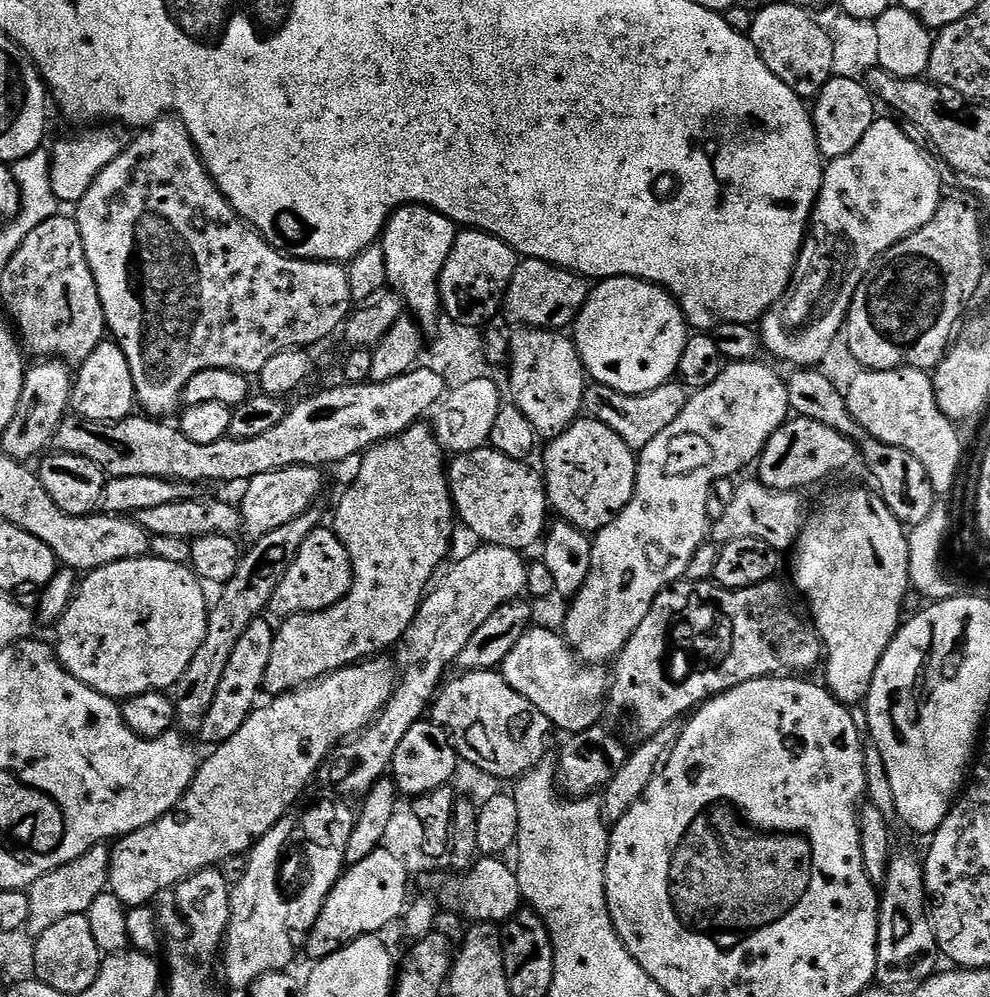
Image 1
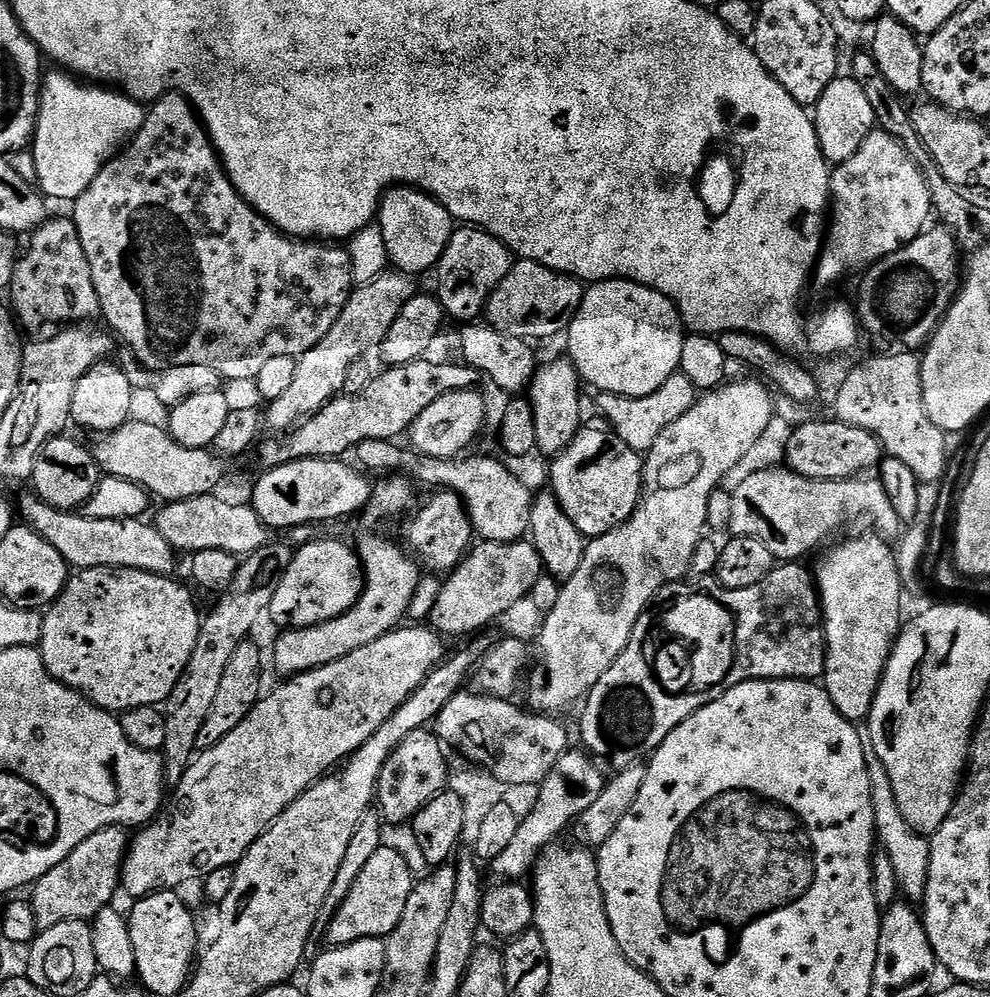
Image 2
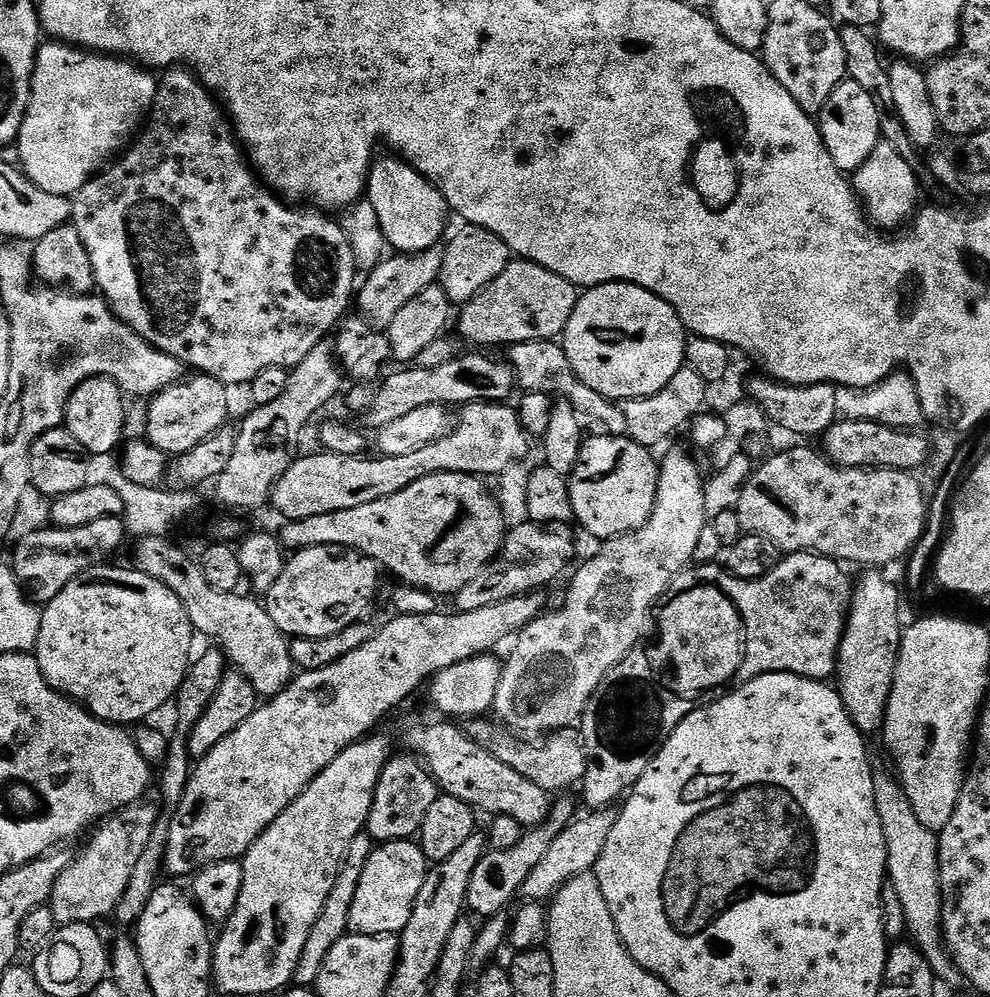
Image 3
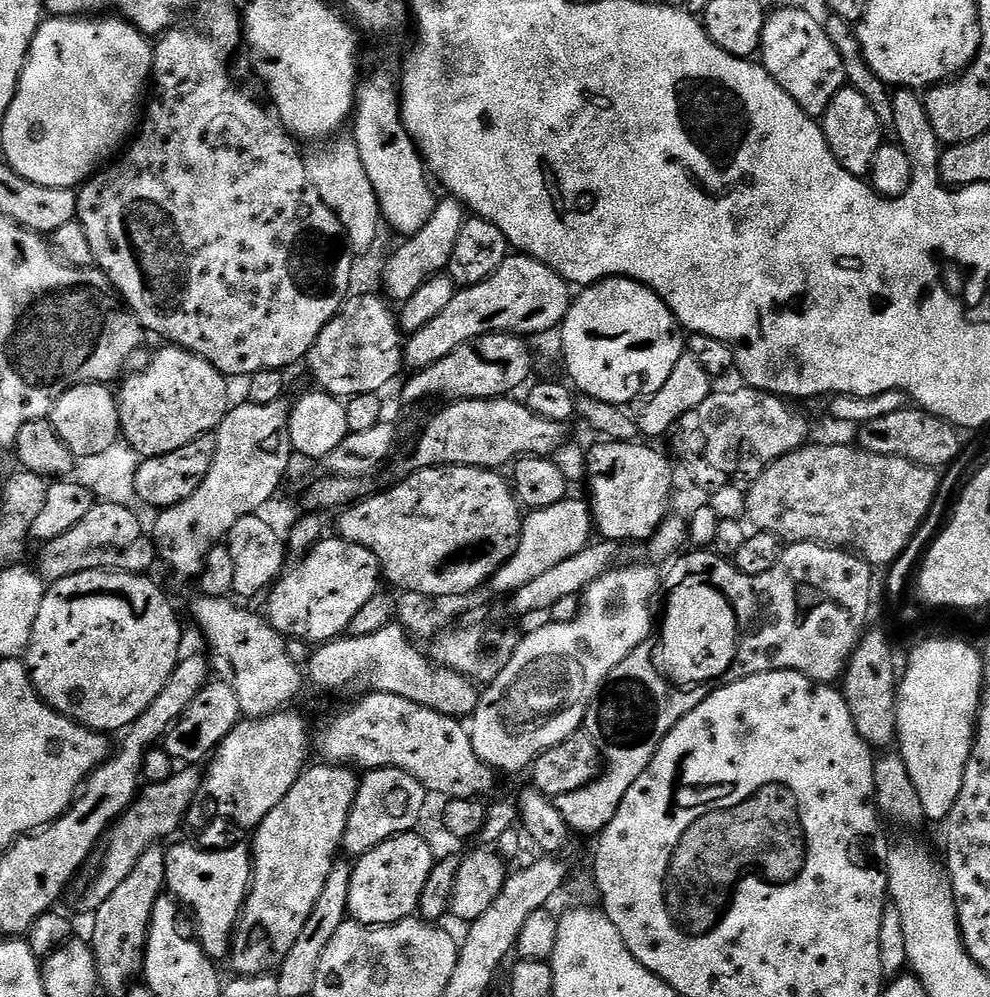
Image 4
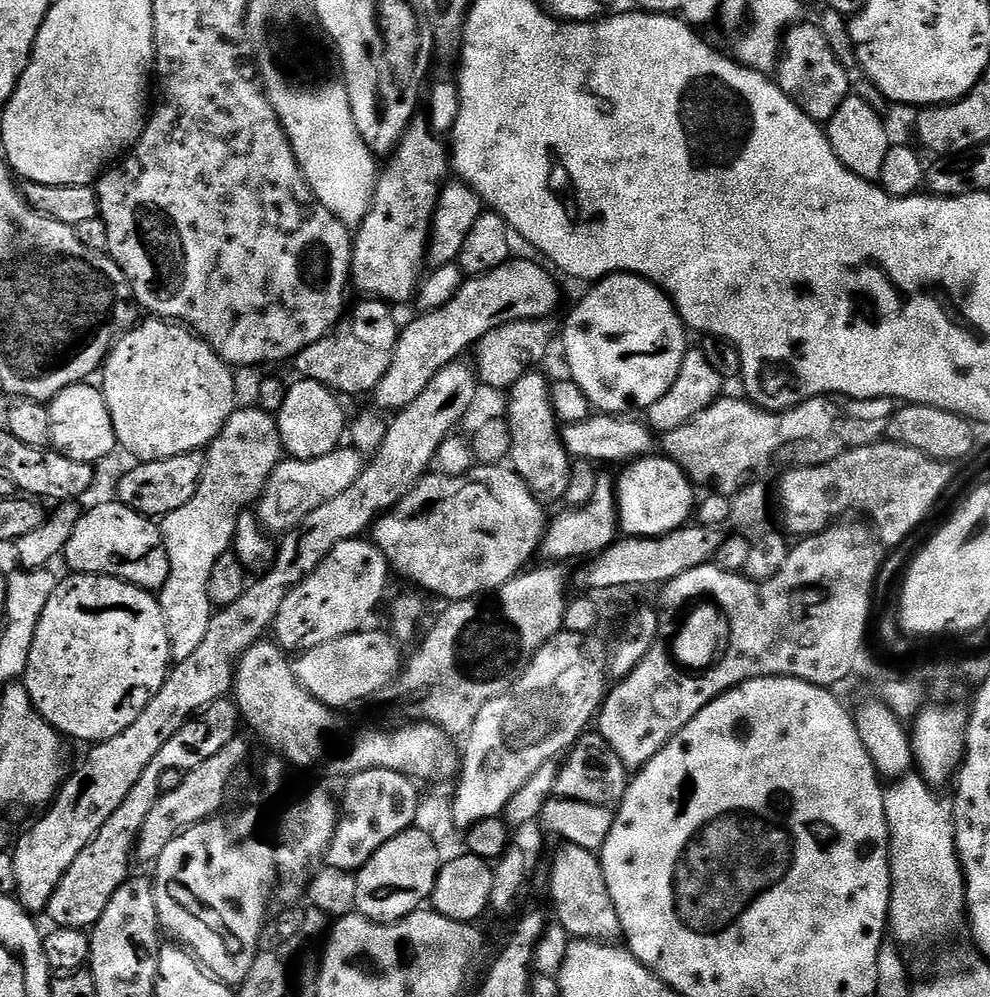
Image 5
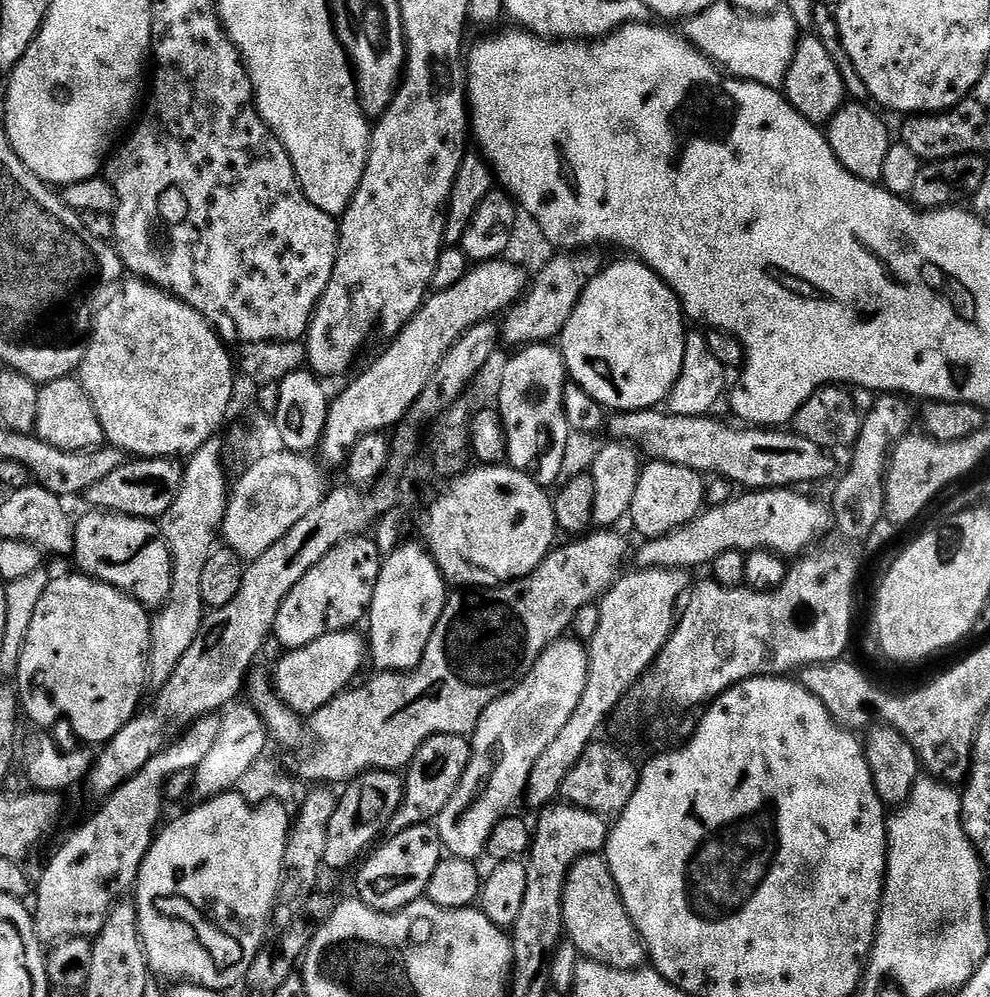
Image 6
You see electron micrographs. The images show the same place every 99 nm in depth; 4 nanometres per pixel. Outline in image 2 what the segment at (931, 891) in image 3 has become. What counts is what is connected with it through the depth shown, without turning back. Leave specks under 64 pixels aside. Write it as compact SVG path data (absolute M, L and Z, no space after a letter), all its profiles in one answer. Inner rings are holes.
M871 750L866 751L866 766L870 774L870 794L876 819L876 835L883 849L889 852L897 875L899 891L909 901L923 901L928 871L930 870L930 850L932 845L927 835L914 831L902 818L902 810L898 810L898 802L894 802L894 786L890 786L890 774L886 774L886 766L882 766L882 758Z

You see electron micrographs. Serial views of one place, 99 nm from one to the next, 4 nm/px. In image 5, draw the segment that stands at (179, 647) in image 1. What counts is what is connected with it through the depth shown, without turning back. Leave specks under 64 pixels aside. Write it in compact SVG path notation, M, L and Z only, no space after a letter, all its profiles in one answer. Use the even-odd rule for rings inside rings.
M72 574L69 575L69 580L61 579L56 585L54 594L50 594L50 602L46 602L46 610L42 610L42 618L38 622L38 630L34 634L34 642L30 646L30 658L28 659L28 665L24 671L22 677L22 683L24 688L30 694L32 704L38 710L38 714L46 722L50 722L50 726L54 726L56 731L65 738L71 738L73 736L76 740L92 740L88 742L99 742L101 740L109 740L114 738L114 734L122 734L122 730L126 730L126 726L131 726L134 723L134 718L138 718L138 714L142 714L142 710L146 710L146 706L150 706L150 702L154 698L154 694L158 694L158 690L162 690L162 686L168 681L168 673L170 671L170 665L173 663L172 651L170 650L170 640L166 634L166 622L162 618L162 606L159 599L149 589L140 588L137 584L131 584L125 580L119 580L113 576L89 576L87 574Z

